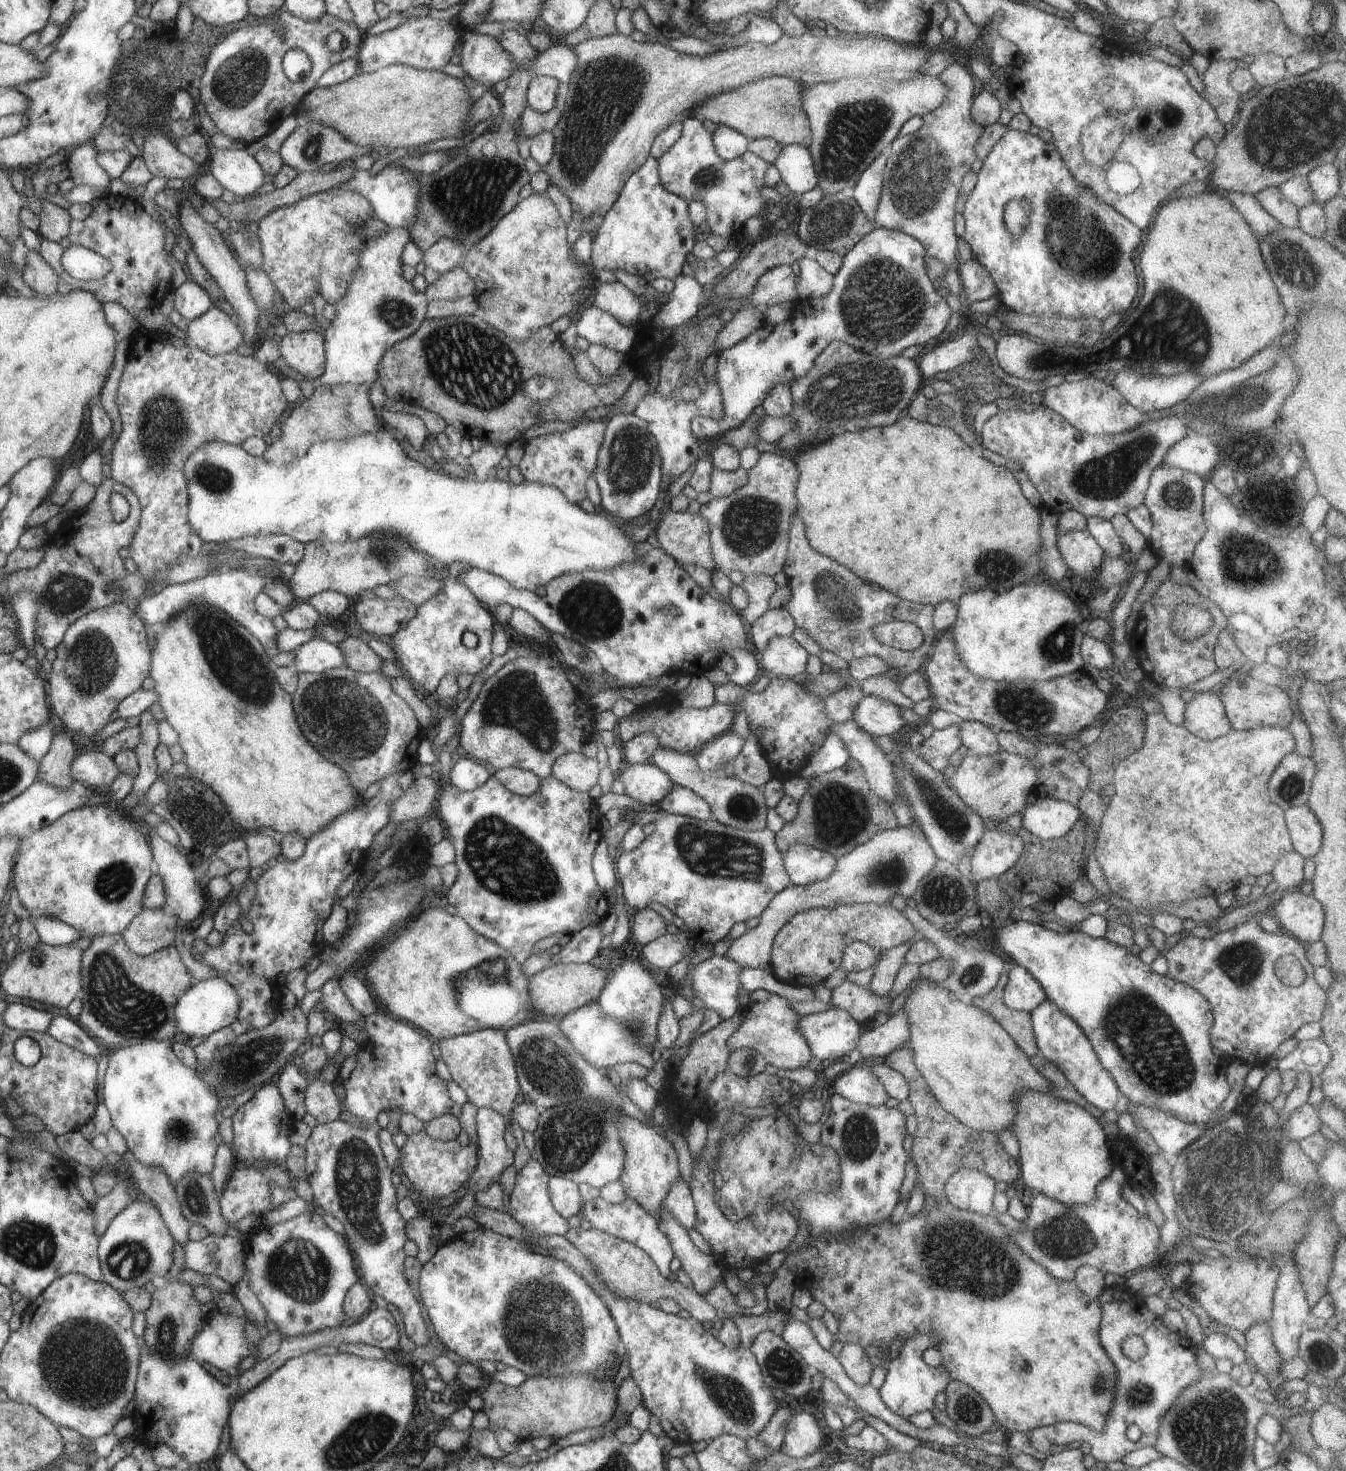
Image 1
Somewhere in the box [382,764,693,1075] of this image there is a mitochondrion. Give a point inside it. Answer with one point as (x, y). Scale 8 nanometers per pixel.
(517, 869)

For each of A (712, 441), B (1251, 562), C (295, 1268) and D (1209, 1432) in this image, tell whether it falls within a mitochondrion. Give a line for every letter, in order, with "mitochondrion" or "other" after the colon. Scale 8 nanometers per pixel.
A: other
B: mitochondrion
C: mitochondrion
D: mitochondrion

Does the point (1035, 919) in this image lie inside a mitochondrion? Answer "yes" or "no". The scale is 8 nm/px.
no

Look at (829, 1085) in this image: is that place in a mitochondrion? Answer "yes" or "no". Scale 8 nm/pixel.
no

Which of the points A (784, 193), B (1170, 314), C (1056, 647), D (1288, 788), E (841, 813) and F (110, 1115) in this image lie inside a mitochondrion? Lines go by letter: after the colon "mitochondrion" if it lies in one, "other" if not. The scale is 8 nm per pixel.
A: other
B: mitochondrion
C: mitochondrion
D: mitochondrion
E: mitochondrion
F: other

